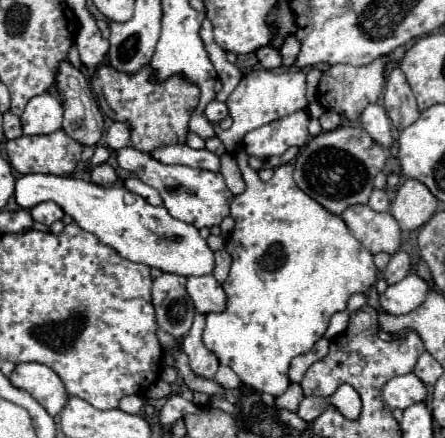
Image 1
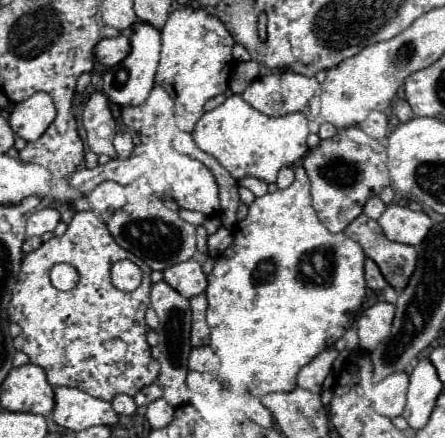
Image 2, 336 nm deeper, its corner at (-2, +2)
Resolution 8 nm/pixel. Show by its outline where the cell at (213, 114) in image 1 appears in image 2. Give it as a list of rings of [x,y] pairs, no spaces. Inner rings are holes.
[[[231,95],[223,105],[207,111],[193,129],[197,147],[213,155],[237,181],[243,177],[257,177],[275,183],[281,167],[289,167],[307,155],[307,117],[303,113],[289,113],[281,117],[267,117],[245,103],[243,97]]]

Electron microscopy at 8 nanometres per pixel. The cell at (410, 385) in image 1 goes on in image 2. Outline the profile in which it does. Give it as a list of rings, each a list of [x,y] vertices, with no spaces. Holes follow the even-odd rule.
[[[393,373],[391,377],[385,377],[383,381],[379,381],[371,391],[373,409],[379,415],[385,415],[389,419],[399,417],[405,409],[407,385],[409,385],[407,373]]]

